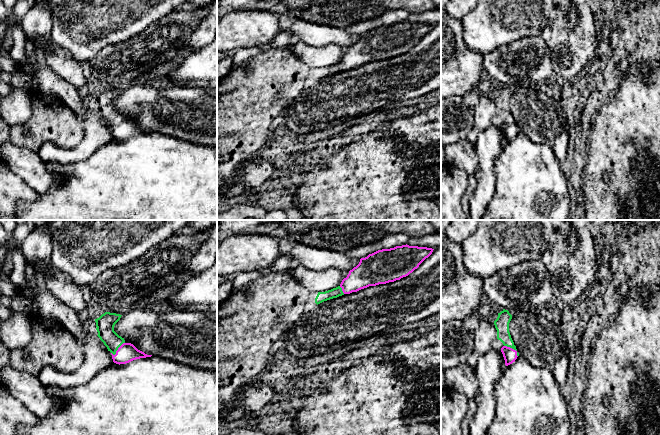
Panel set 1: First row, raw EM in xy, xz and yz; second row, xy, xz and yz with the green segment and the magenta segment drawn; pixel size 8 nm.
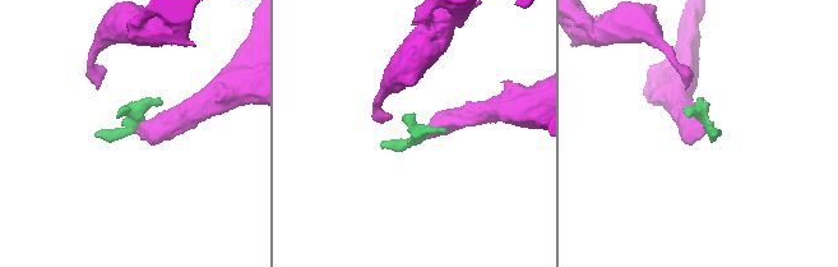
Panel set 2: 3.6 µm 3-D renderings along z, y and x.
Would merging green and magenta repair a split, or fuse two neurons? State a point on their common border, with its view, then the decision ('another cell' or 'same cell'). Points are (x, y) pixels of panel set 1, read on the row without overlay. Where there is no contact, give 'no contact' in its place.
meets green in yz at (513, 124); same cell

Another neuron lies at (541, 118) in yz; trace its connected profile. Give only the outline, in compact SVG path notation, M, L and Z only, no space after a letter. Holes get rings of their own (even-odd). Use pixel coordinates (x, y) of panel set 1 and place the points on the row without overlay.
M519 88L512 92L509 108L519 131L536 144L548 145L562 163L569 143L568 122L560 104L542 91Z

